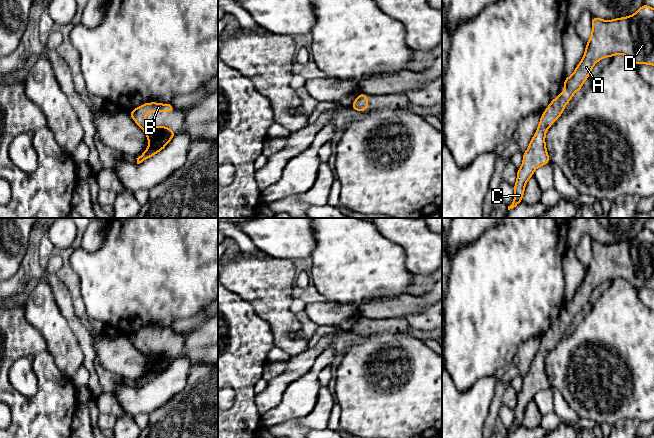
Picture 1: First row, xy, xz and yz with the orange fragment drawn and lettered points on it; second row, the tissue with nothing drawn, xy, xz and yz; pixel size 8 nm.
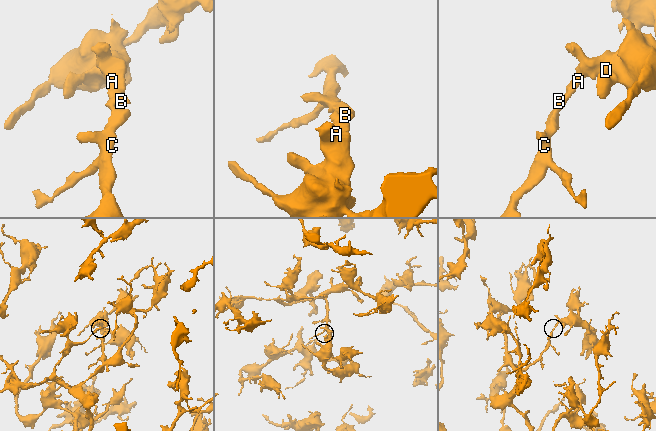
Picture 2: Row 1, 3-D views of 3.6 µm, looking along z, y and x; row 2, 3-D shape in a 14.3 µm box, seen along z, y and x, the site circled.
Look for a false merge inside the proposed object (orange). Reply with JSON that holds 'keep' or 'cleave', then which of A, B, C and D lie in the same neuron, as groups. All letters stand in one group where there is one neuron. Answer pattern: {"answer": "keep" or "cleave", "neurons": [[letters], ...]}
{"answer": "keep", "neurons": [["A", "B", "C", "D"]]}

